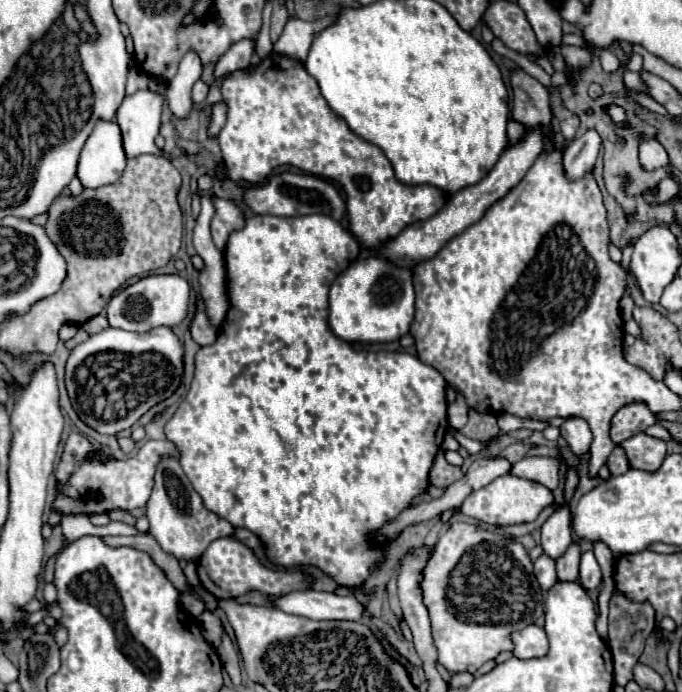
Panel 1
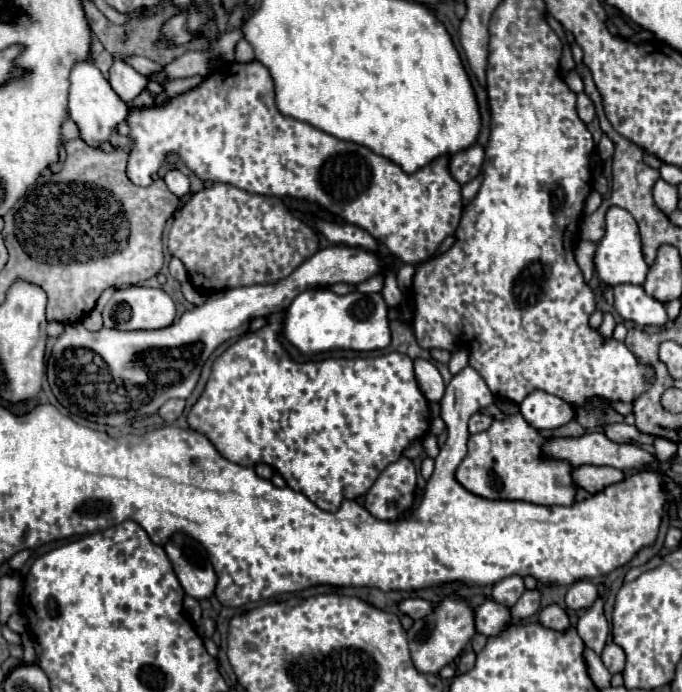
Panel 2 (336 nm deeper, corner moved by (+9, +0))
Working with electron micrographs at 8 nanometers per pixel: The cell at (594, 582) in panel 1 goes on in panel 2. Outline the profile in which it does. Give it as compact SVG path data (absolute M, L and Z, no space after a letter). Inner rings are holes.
M576 581L570 585L568 593L566 593L566 605L570 609L586 609L590 607L598 597L596 585L592 585L590 581Z

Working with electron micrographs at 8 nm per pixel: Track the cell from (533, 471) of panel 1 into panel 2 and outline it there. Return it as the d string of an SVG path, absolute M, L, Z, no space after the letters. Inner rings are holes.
M580 465L572 469L572 479L578 487L586 489L588 493L598 493L604 487L618 483L624 479L620 469L614 467L592 467L592 465Z

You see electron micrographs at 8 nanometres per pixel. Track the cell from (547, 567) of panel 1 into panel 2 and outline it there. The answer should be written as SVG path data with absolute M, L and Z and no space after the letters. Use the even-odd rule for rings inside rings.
M510 575L510 577L504 577L502 581L498 581L498 583L494 585L492 597L494 597L496 603L506 605L506 607L512 607L512 605L520 599L520 595L524 593L524 589L526 589L526 587L524 587L522 577Z

